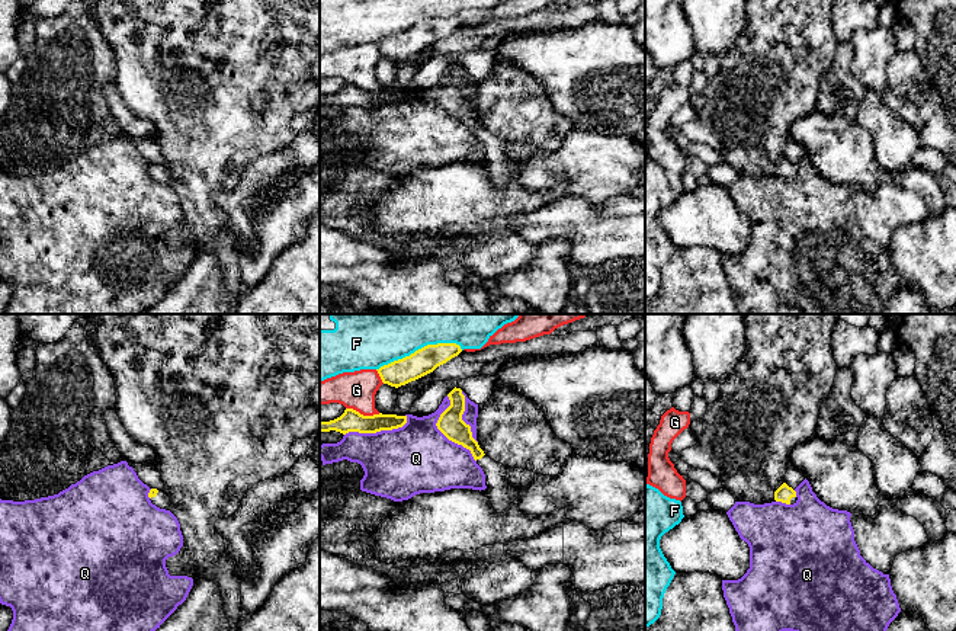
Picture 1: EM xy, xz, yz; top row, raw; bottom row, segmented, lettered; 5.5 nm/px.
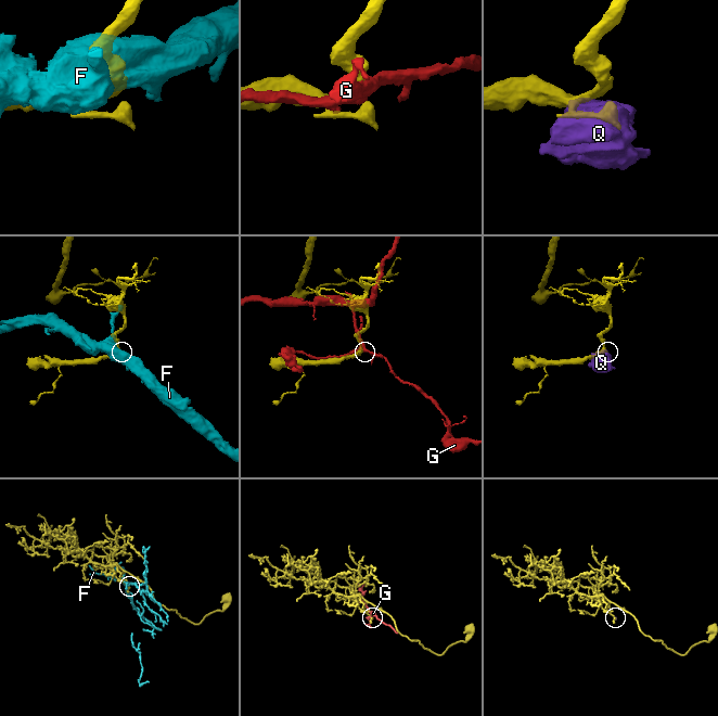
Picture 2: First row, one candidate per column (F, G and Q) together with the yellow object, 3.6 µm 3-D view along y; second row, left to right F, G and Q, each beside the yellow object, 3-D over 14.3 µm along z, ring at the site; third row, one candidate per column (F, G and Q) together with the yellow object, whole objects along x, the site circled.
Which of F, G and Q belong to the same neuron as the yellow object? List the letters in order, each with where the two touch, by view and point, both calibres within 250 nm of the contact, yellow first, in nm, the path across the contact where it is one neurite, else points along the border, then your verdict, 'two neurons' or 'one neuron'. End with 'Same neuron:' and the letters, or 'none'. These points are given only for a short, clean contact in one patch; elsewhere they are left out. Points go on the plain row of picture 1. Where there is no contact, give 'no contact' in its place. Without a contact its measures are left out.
F: xz (419, 23) | 140/240 nm | two neurons
G: xz (362, 89) | 120/220 nm | two neurons
Q: xz (443, 108) | 140/380 nm | two neurons
Same neuron: none

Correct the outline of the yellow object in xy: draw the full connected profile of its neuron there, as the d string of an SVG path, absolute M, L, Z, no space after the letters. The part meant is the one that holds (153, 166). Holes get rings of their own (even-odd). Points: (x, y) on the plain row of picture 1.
M151 163L148 172L160 183L169 185L171 179L170 172L163 164Z

